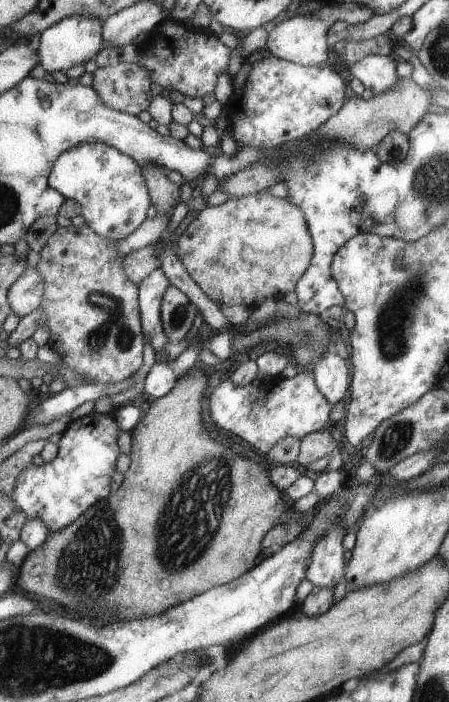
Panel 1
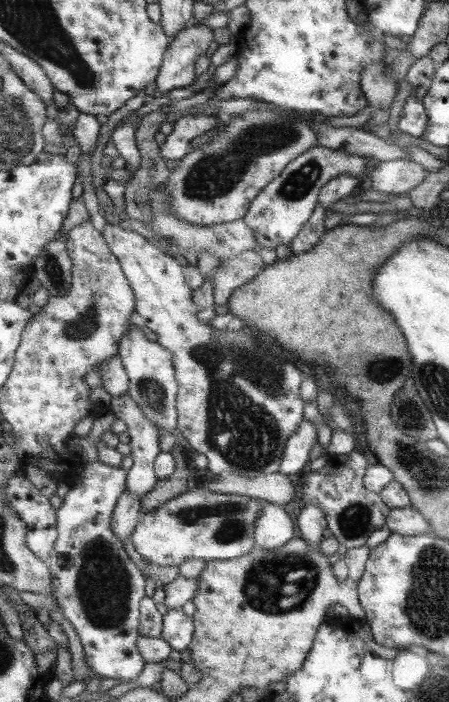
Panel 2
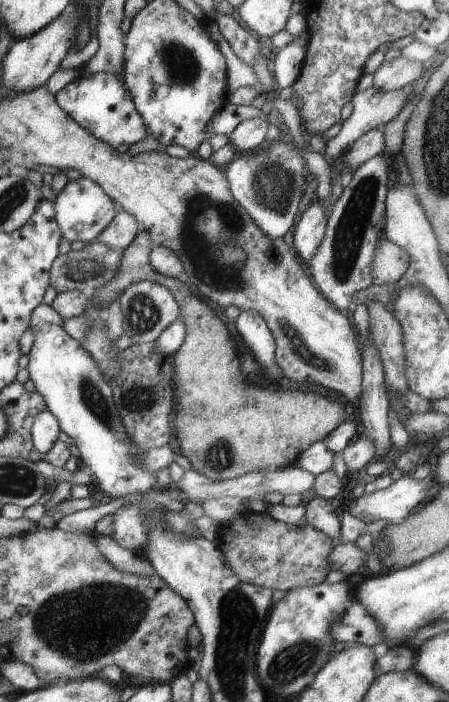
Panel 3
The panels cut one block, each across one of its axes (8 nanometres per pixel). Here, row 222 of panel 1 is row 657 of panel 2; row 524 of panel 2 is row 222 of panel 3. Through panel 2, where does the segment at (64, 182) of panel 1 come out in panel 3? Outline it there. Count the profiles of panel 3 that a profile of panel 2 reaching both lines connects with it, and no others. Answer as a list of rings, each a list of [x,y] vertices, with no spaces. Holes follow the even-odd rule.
[[[82,177],[67,181],[55,200],[56,221],[60,227],[61,236],[68,241],[81,240],[81,242],[90,243],[112,222],[115,216],[115,204],[109,200],[107,194],[103,194],[100,185],[91,179]]]

